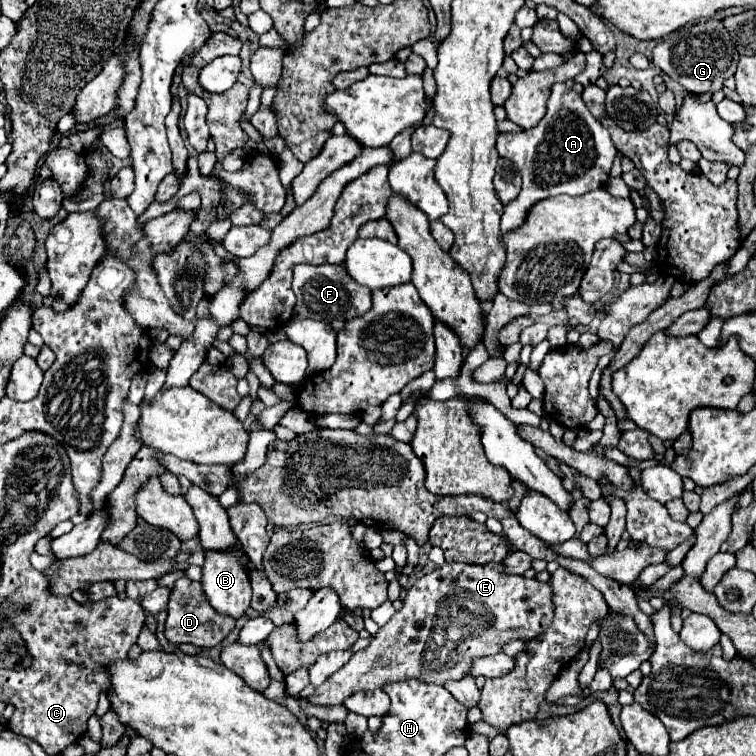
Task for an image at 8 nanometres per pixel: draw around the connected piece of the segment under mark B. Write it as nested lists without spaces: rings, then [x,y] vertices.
[[[240,543],[226,551],[206,551],[206,561],[202,565],[202,587],[204,587],[204,593],[210,601],[210,605],[218,613],[226,613],[226,615],[232,615],[234,619],[238,619],[250,607],[252,585],[250,585],[248,565],[250,565],[248,555],[244,553]]]

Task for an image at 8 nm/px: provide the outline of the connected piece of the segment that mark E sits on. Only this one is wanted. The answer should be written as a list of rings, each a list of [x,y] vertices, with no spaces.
[[[444,563],[432,573],[418,579],[408,591],[404,599],[404,607],[394,613],[394,617],[380,627],[372,643],[356,651],[350,661],[330,675],[312,697],[308,697],[316,705],[340,705],[346,697],[356,691],[372,691],[384,689],[384,685],[420,679],[424,683],[444,685],[448,681],[458,681],[460,677],[470,675],[470,661],[476,657],[486,657],[492,653],[500,653],[502,647],[510,641],[532,641],[552,623],[554,605],[552,605],[552,587],[538,579],[528,579],[524,575],[506,573],[504,563],[488,563],[488,565],[466,565],[466,563]]]

